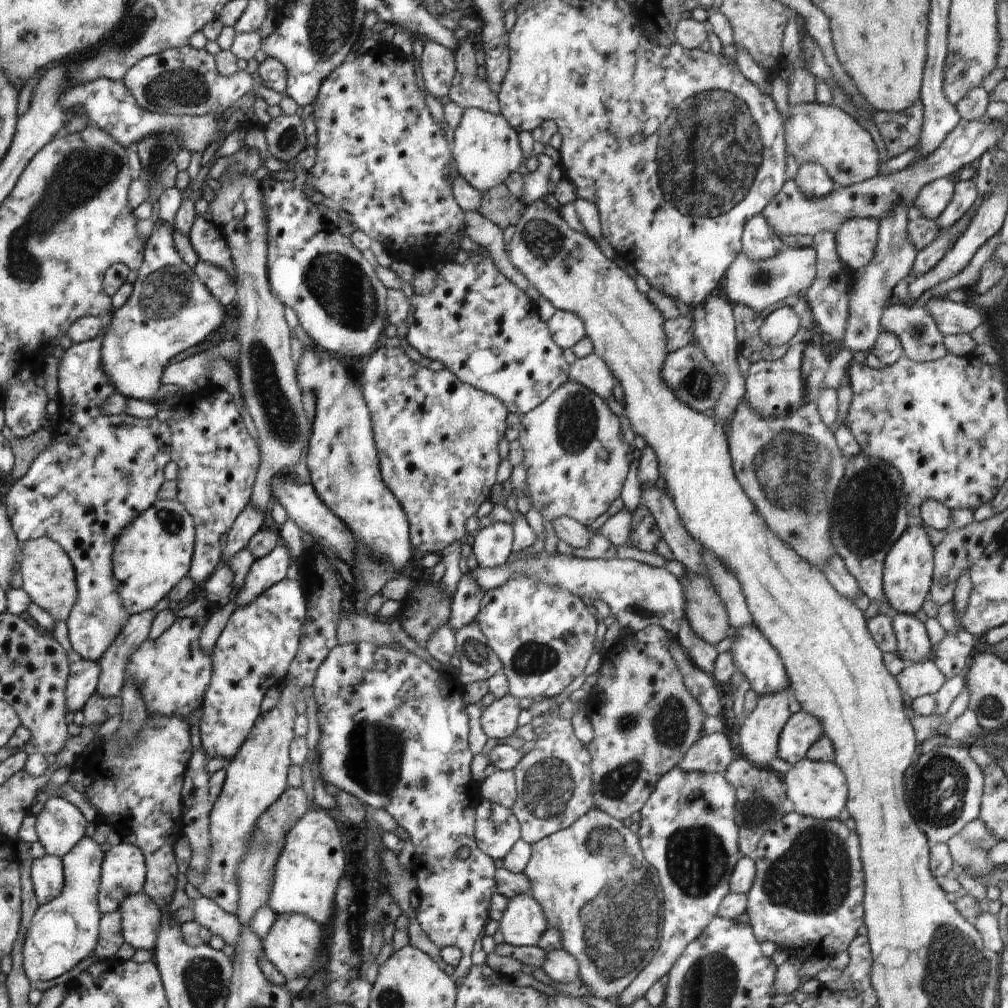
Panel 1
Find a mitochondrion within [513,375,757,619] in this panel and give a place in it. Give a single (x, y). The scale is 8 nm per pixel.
(577, 418)

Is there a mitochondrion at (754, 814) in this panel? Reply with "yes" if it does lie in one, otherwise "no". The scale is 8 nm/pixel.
yes

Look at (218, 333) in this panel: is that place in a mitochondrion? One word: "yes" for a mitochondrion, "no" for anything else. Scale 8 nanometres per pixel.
no

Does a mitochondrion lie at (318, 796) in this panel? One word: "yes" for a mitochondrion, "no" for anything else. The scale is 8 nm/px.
no

